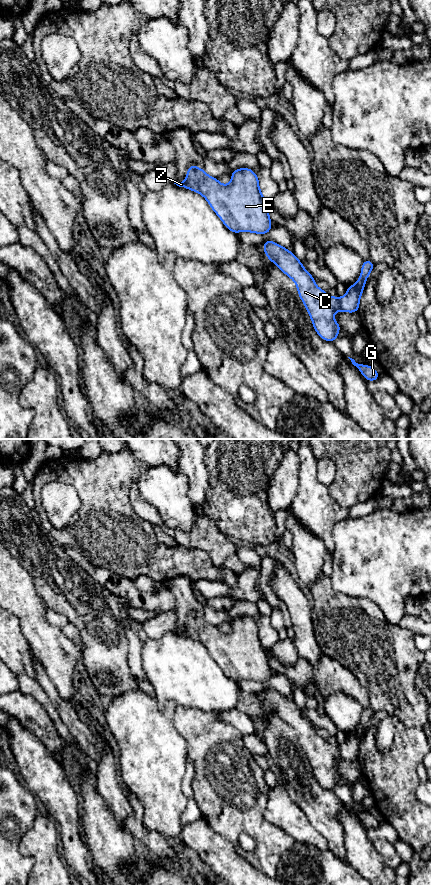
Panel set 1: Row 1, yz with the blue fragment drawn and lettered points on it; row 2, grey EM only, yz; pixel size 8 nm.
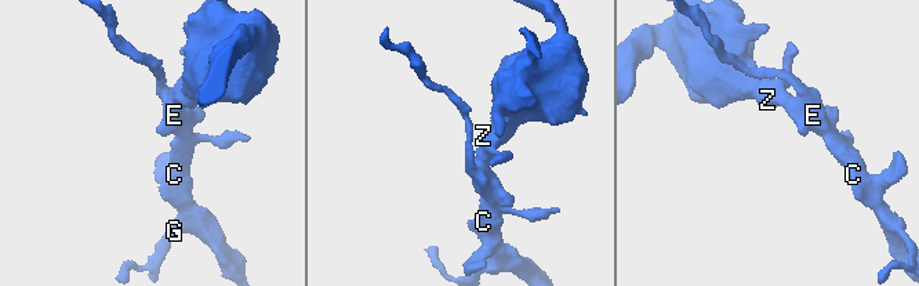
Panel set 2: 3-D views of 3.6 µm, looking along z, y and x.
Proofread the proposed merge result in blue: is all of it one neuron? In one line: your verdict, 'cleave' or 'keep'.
keep

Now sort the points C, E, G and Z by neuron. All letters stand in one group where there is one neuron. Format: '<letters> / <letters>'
C E G Z

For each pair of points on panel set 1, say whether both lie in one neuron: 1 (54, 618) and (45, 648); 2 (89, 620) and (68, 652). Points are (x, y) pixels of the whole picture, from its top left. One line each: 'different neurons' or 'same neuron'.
1: different neurons
2: different neurons

